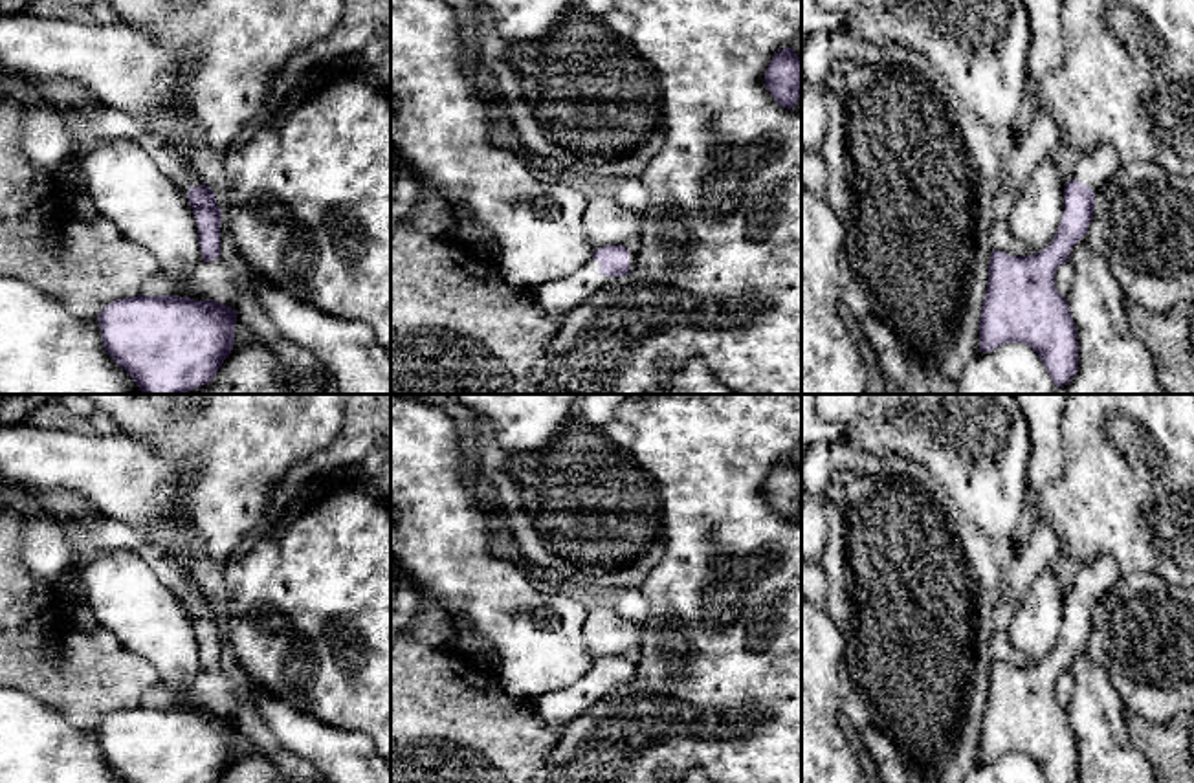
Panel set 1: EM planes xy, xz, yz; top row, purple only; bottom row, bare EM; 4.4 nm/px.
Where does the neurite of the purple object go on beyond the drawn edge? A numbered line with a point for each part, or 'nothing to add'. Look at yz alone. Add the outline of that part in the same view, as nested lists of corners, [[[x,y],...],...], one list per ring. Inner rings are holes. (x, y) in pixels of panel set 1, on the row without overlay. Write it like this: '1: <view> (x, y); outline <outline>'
1: yz (1094, 578); outline [[[1097,556],[1091,561],[1078,565],[1078,570],[1073,576],[1071,590],[1078,590],[1091,598],[1097,607],[1121,578],[1122,576],[1113,557]]]

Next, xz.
1: xz (560, 708); outline [[[591,667],[570,686],[554,693],[537,695],[530,700],[541,722],[565,728],[592,708],[611,689],[614,688],[600,684],[600,673]]]

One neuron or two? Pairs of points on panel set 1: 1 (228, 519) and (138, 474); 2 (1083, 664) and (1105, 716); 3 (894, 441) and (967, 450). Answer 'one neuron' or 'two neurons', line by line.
1: two neurons
2: one neuron
3: one neuron

